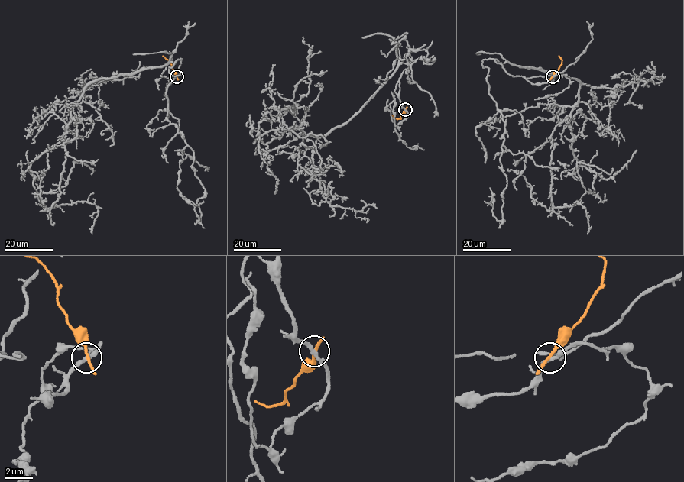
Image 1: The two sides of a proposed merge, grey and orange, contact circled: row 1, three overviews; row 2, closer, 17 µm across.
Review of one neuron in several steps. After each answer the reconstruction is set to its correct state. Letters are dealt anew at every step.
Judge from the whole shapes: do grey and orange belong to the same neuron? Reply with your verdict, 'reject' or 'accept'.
reject

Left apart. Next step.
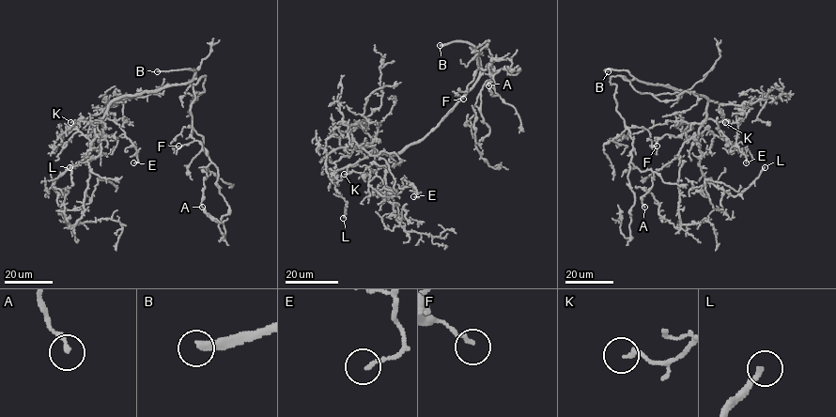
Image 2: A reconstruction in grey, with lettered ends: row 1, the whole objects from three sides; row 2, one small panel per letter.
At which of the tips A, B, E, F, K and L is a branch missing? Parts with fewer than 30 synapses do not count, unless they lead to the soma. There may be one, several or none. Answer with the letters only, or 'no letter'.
B

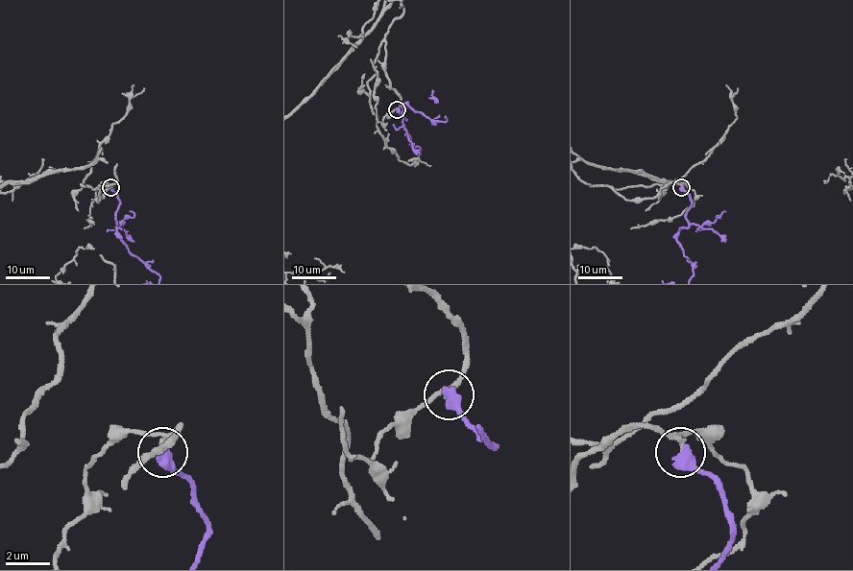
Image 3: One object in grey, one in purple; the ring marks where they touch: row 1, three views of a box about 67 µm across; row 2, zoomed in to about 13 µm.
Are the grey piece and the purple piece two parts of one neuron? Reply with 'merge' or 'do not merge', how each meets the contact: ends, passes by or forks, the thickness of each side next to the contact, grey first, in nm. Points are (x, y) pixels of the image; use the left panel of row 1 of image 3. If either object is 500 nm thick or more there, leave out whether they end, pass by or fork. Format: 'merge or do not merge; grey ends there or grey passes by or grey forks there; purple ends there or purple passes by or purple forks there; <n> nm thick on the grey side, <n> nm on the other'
merge; 120 nm thick on the grey side, 600 nm on the other

